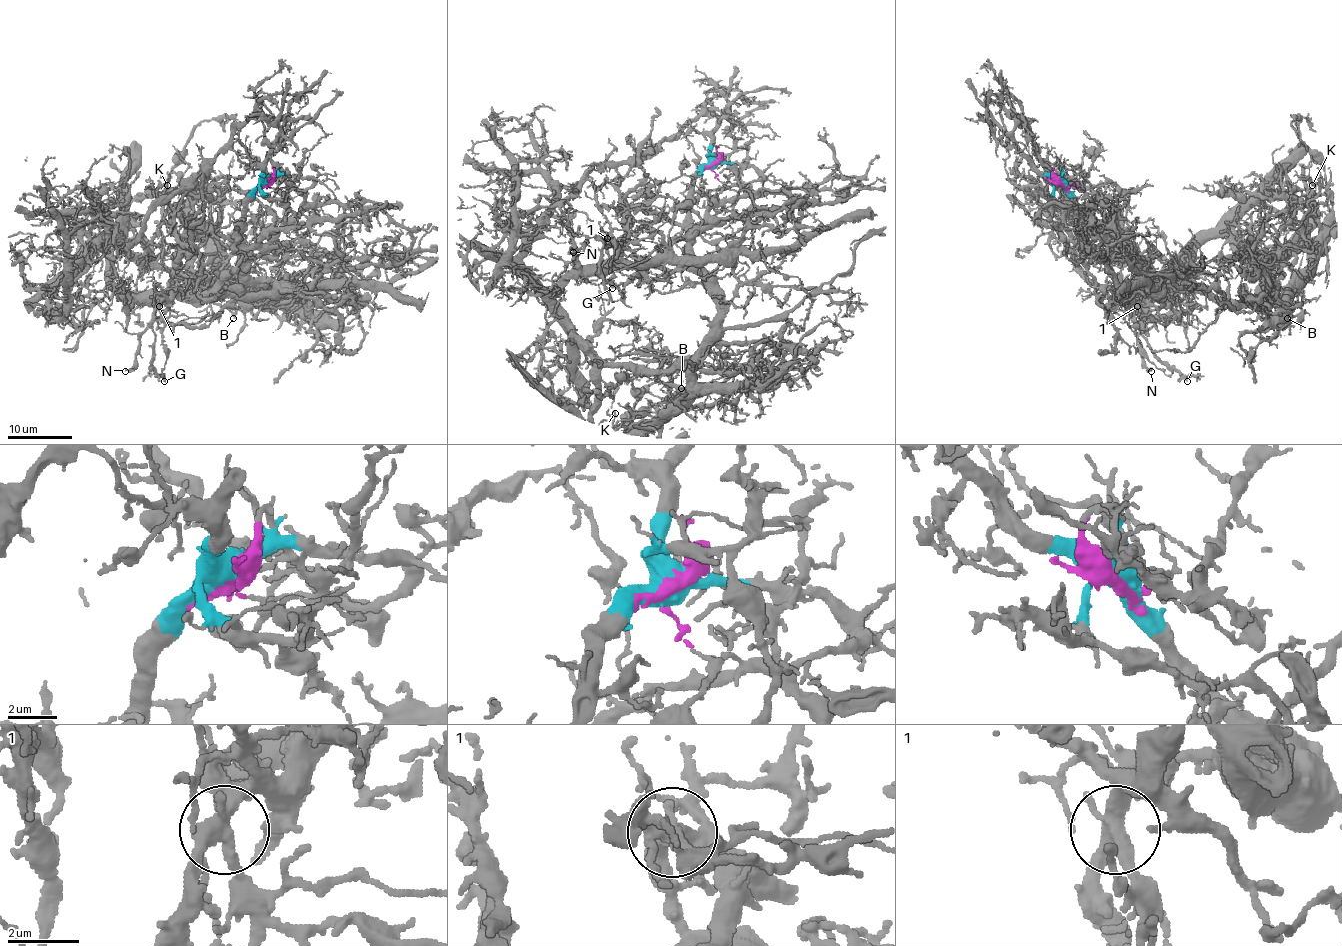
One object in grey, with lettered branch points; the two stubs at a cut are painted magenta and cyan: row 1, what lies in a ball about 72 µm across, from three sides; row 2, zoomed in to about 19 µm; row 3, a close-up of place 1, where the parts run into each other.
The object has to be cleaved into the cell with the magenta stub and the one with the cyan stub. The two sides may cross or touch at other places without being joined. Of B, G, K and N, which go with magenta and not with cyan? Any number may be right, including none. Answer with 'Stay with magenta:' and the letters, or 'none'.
Stay with magenta: none

